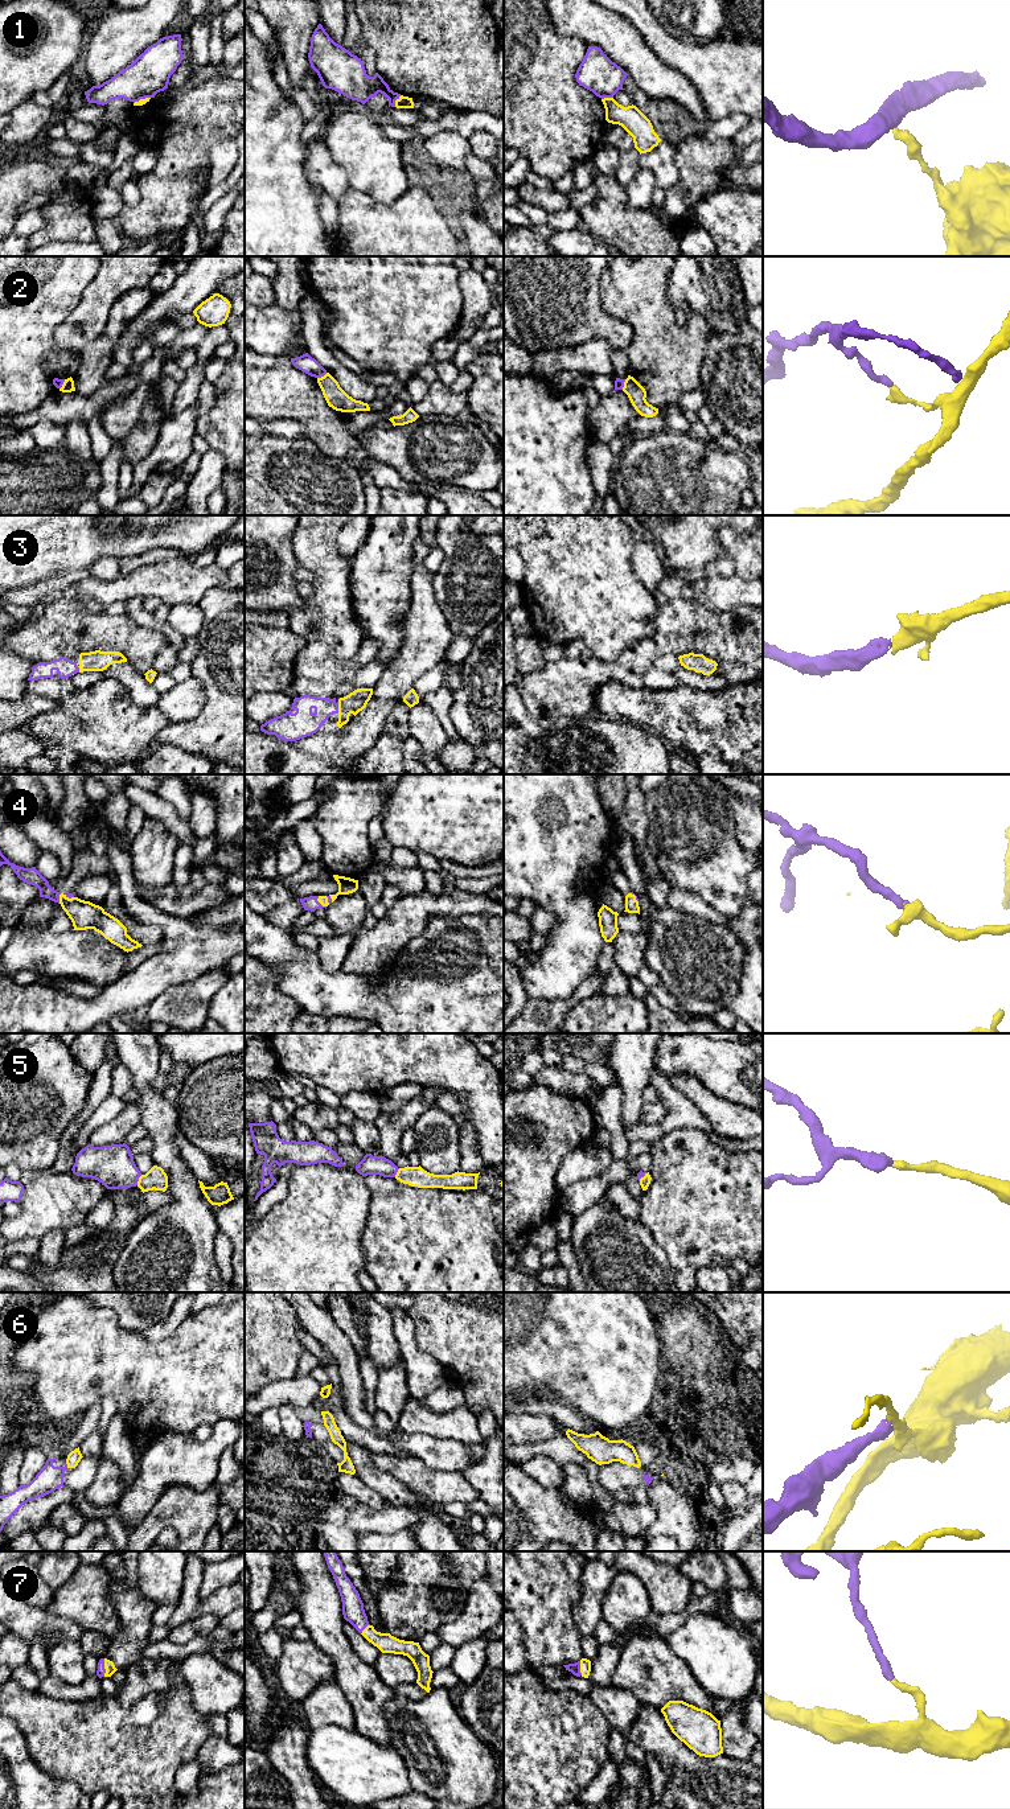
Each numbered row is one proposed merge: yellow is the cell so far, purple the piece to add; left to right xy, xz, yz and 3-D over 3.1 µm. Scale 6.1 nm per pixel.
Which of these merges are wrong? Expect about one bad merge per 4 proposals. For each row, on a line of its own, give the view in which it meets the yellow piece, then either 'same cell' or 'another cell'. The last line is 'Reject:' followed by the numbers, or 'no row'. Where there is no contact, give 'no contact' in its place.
1: contact in xz; another cell
2: contact in xz; another cell
3: contact in xz; same cell
4: contact in xy; same cell
5: contact in xy; same cell
6: contact in xy; another cell
7: contact in xy; same cell
Reject: 1, 2, 6

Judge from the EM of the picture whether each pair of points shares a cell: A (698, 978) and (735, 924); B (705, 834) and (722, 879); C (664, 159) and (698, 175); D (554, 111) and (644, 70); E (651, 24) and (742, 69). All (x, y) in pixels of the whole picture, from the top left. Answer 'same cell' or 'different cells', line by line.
A: different cells
B: same cell
C: same cell
D: different cells
E: same cell

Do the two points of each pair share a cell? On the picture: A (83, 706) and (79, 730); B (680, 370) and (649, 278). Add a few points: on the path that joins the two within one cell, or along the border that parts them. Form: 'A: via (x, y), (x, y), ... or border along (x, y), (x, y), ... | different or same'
A: via (83, 711), (83, 720), (79, 724) | same
B: via (660, 348), (655, 321), (649, 311), (649, 300) | same

